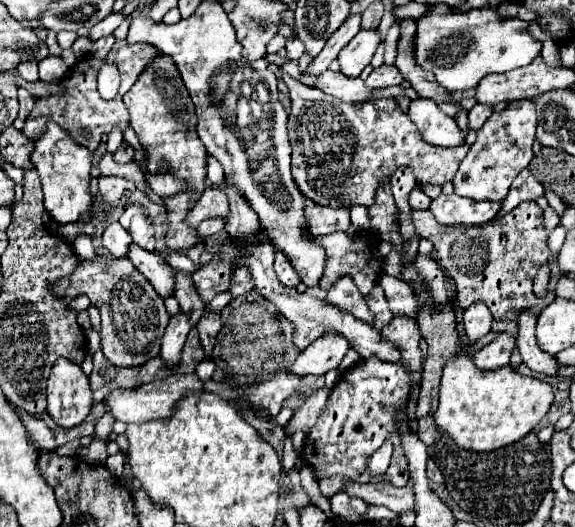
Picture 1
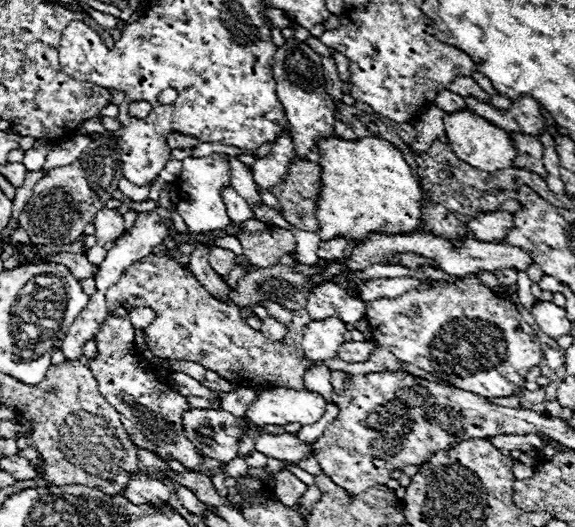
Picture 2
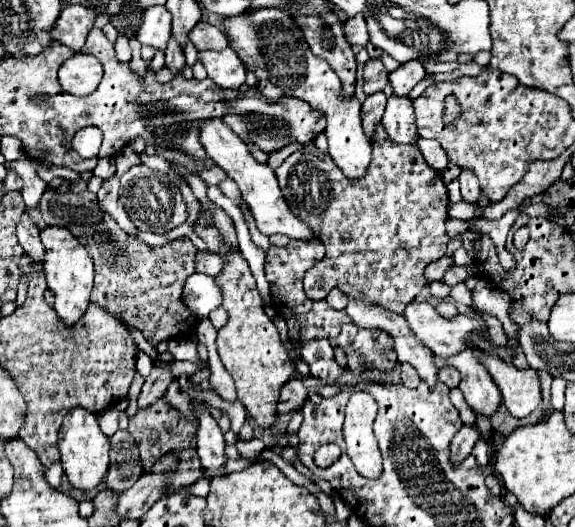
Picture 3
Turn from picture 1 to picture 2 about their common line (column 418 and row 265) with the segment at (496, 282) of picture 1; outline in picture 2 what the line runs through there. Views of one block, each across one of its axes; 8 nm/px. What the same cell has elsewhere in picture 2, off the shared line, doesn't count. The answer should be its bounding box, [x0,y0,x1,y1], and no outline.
[208,246,236,276]

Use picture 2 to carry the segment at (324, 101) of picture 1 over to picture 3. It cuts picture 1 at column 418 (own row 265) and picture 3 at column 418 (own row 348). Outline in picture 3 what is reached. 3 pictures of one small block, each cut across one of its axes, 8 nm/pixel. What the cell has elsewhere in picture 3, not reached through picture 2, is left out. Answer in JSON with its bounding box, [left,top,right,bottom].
[276,126,450,314]

